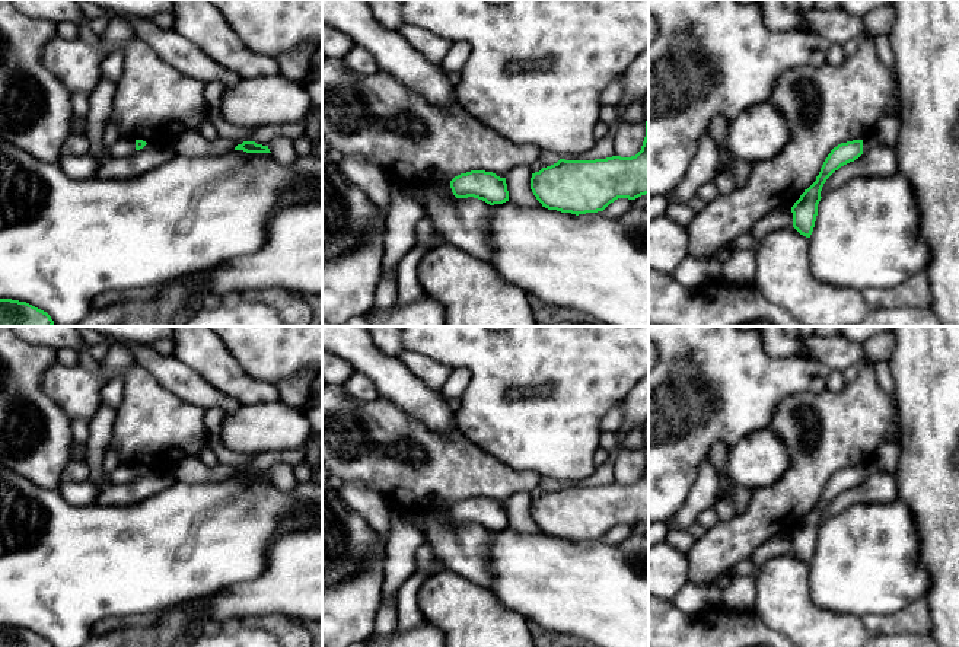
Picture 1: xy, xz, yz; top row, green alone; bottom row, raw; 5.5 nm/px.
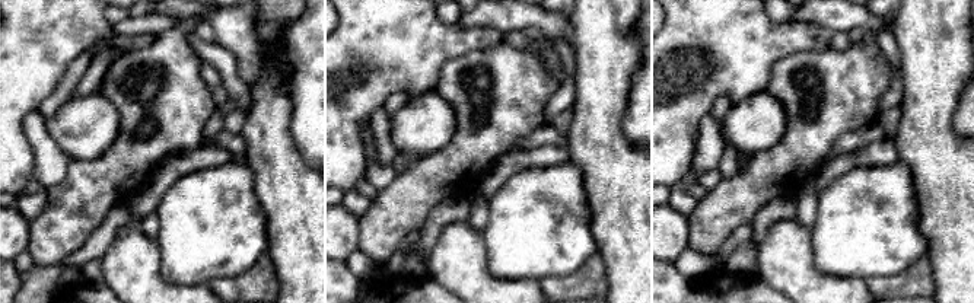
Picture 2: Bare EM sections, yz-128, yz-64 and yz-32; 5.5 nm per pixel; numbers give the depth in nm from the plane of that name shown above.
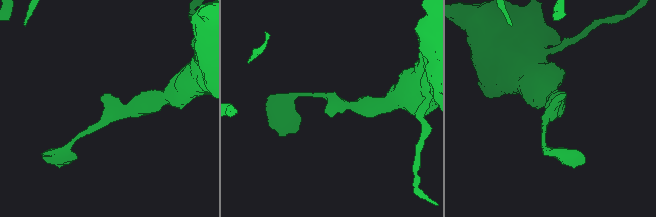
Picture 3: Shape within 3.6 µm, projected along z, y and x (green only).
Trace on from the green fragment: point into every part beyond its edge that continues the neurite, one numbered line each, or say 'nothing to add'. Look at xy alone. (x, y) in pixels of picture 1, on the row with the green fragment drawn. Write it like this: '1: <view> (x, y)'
1: xy (123, 146)

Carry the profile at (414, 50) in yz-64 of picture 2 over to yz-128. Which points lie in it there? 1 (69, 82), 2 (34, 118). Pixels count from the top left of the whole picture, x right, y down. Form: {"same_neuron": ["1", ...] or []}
{"same_neuron": []}

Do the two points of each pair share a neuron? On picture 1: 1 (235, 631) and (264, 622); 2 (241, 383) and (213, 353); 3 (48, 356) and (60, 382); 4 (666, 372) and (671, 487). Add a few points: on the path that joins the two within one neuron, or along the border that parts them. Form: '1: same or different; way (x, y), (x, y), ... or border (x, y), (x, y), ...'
1: different; border (239, 621), (268, 631)
2: same; way (233, 376), (217, 360)
3: different; border (56, 360), (41, 381), (41, 388), (51, 398)
4: same; way (666, 401), (666, 458)

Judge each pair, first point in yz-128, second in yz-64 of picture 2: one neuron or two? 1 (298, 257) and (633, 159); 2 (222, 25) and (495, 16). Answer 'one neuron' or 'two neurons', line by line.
1: one neuron
2: one neuron

